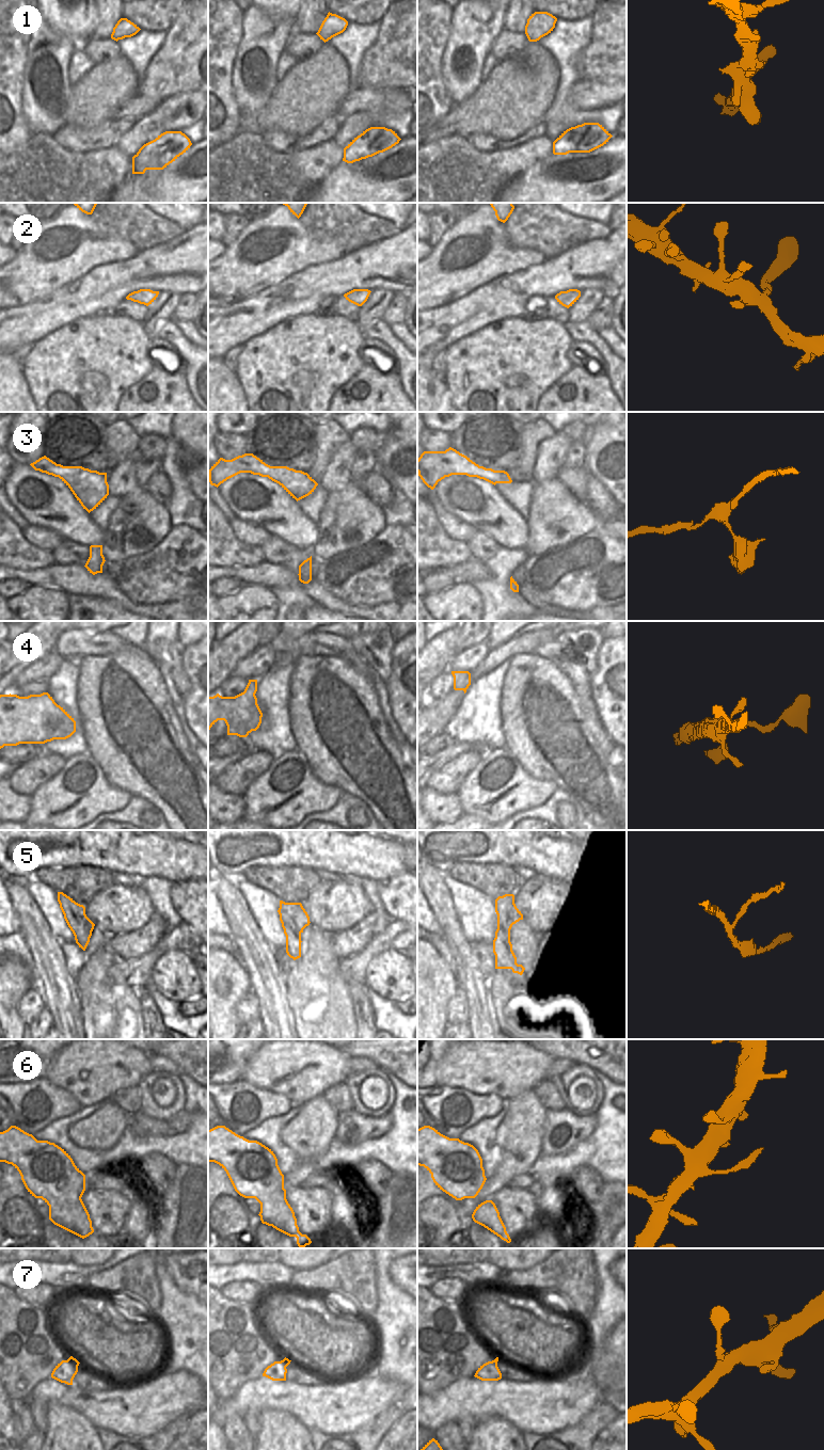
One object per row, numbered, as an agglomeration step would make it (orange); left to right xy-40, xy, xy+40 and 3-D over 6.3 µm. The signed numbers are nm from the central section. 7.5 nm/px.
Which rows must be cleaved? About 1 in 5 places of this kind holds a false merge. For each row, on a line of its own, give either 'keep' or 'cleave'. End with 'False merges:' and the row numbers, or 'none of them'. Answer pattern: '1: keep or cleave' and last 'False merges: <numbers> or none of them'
1: keep
2: keep
3: keep
4: keep
5: cleave
6: keep
7: keep
False merges: 5

